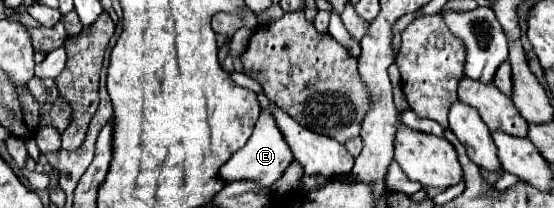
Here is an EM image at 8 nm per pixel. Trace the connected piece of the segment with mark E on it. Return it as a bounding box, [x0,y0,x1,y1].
[219,115,293,187]

